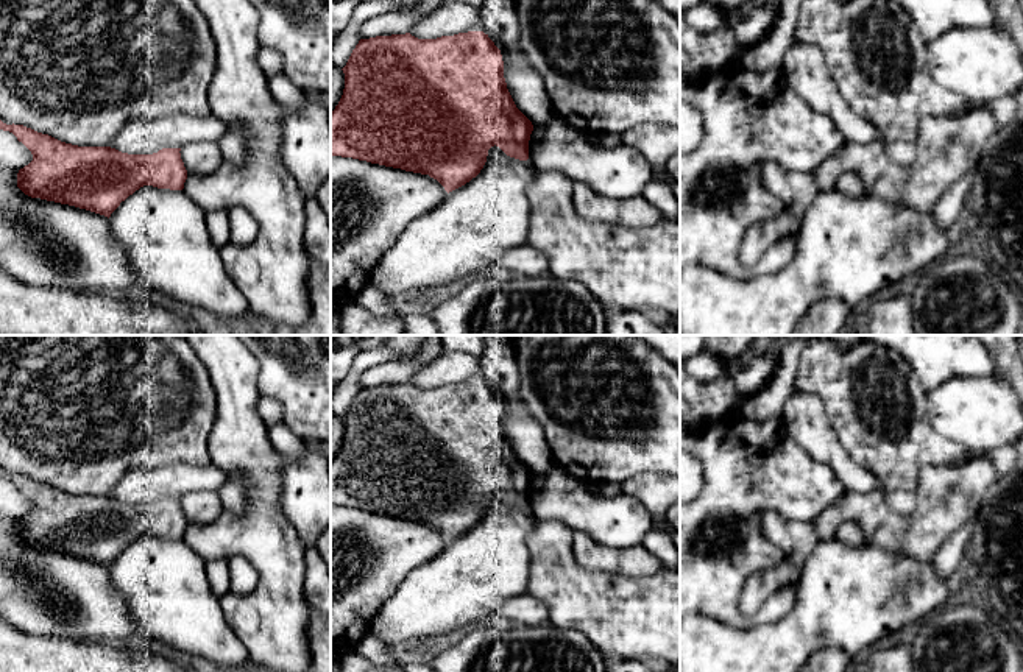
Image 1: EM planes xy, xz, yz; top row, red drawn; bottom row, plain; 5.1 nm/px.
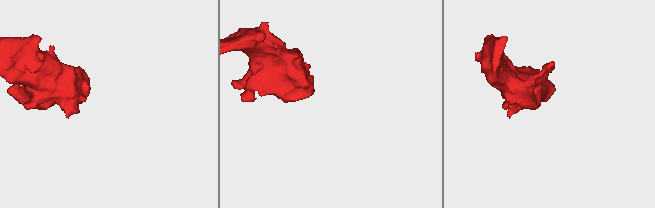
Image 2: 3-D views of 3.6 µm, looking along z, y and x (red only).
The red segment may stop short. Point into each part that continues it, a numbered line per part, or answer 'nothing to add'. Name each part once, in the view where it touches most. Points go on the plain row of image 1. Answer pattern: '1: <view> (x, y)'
nothing to add

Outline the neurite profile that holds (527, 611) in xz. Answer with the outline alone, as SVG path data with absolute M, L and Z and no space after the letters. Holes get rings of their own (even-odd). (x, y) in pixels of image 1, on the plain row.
M529 594L502 602L497 608L497 614L526 628L549 622L547 607Z

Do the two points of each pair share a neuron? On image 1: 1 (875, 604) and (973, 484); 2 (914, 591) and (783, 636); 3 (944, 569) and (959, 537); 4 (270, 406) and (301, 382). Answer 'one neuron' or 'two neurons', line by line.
1: two neurons
2: one neuron
3: one neuron
4: two neurons

